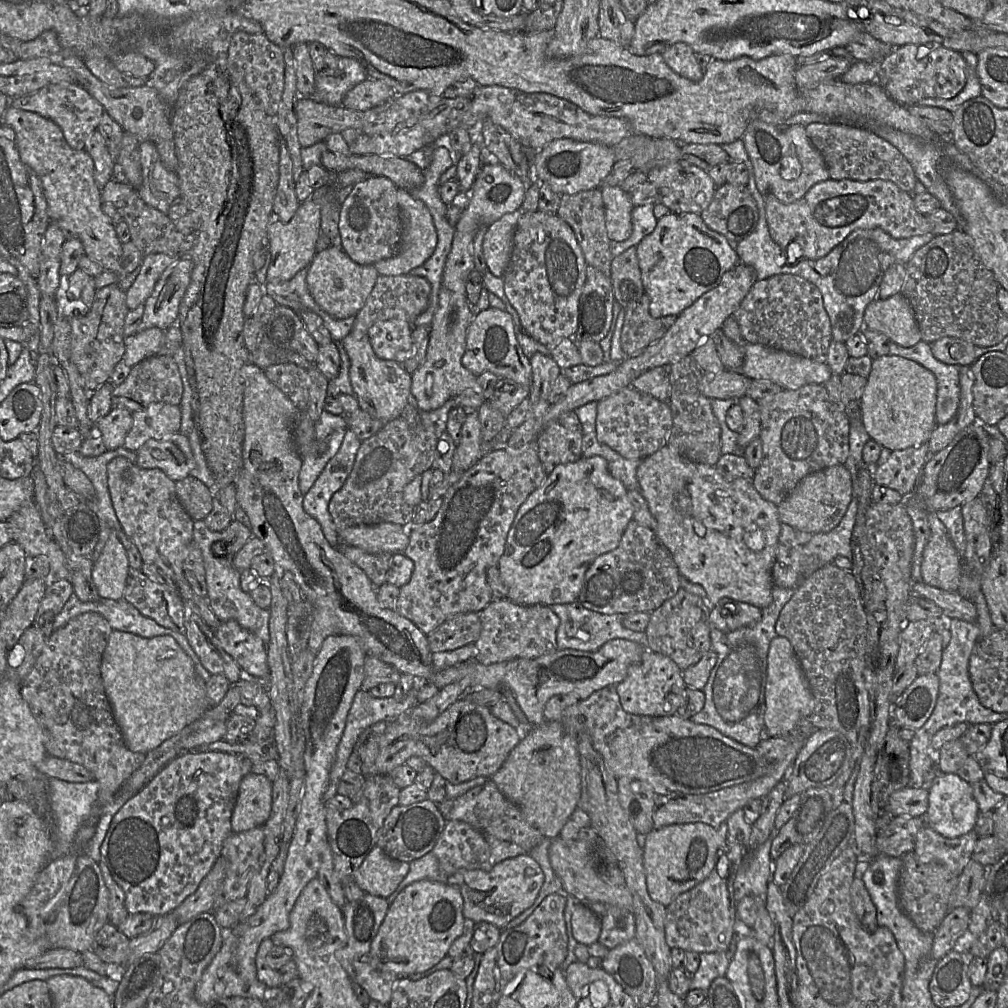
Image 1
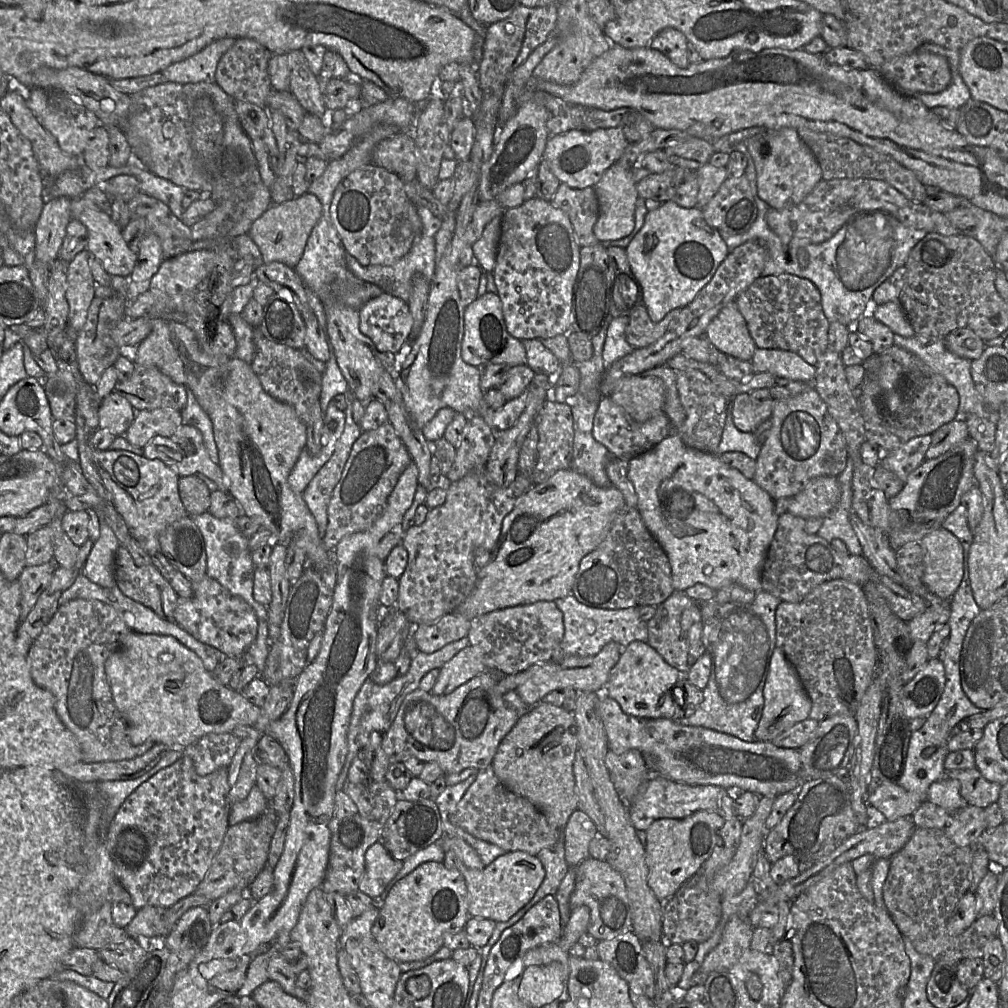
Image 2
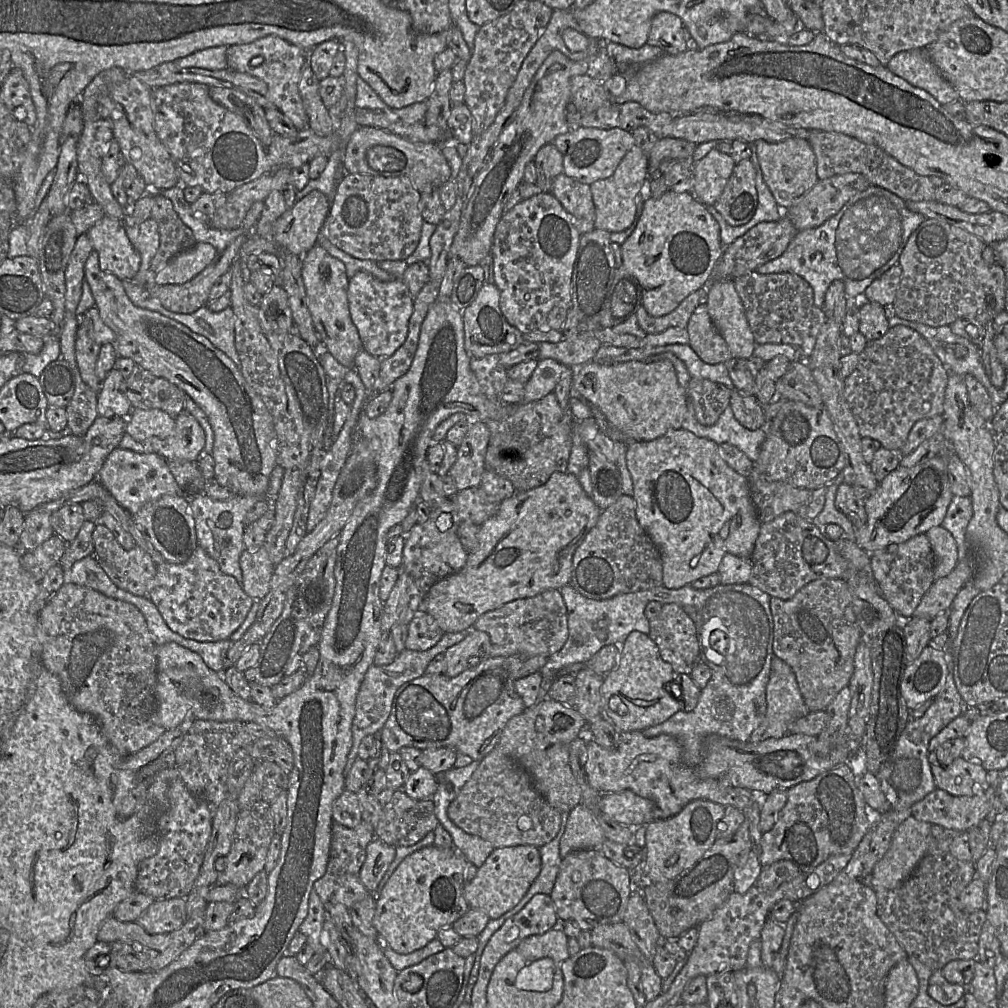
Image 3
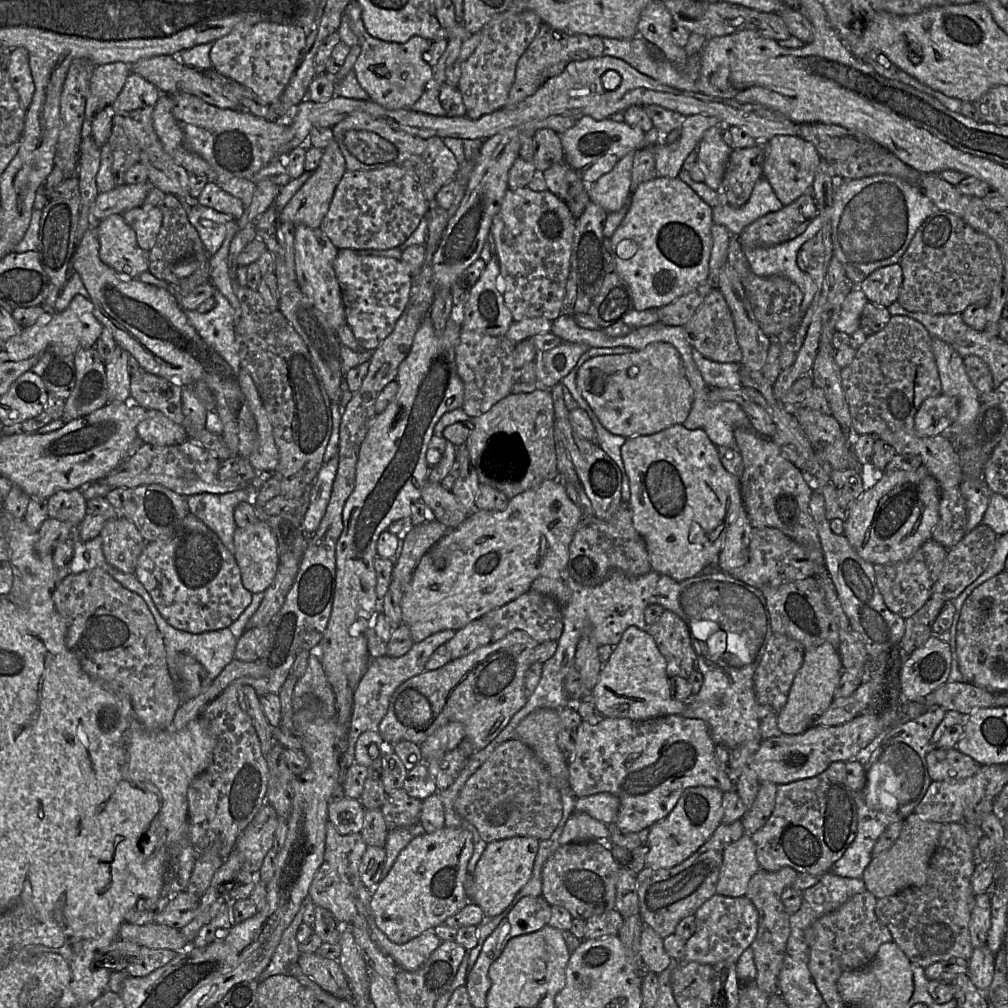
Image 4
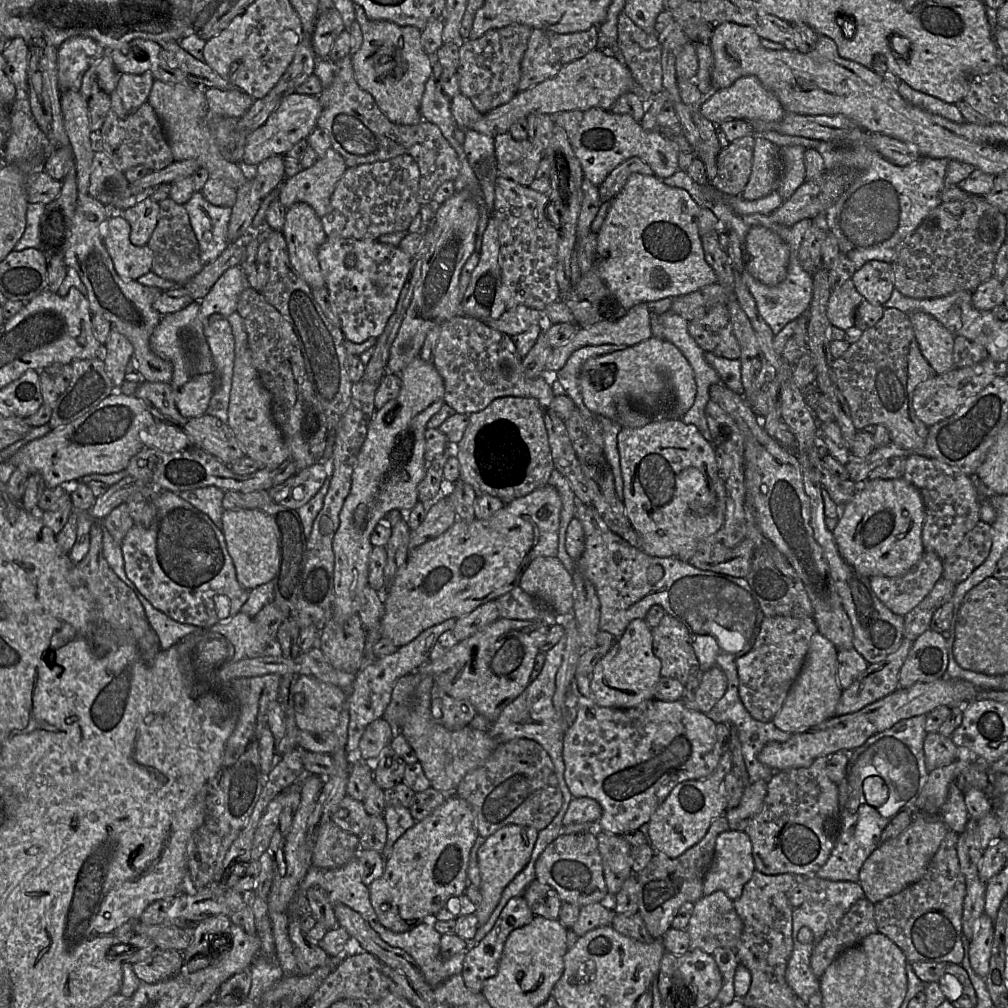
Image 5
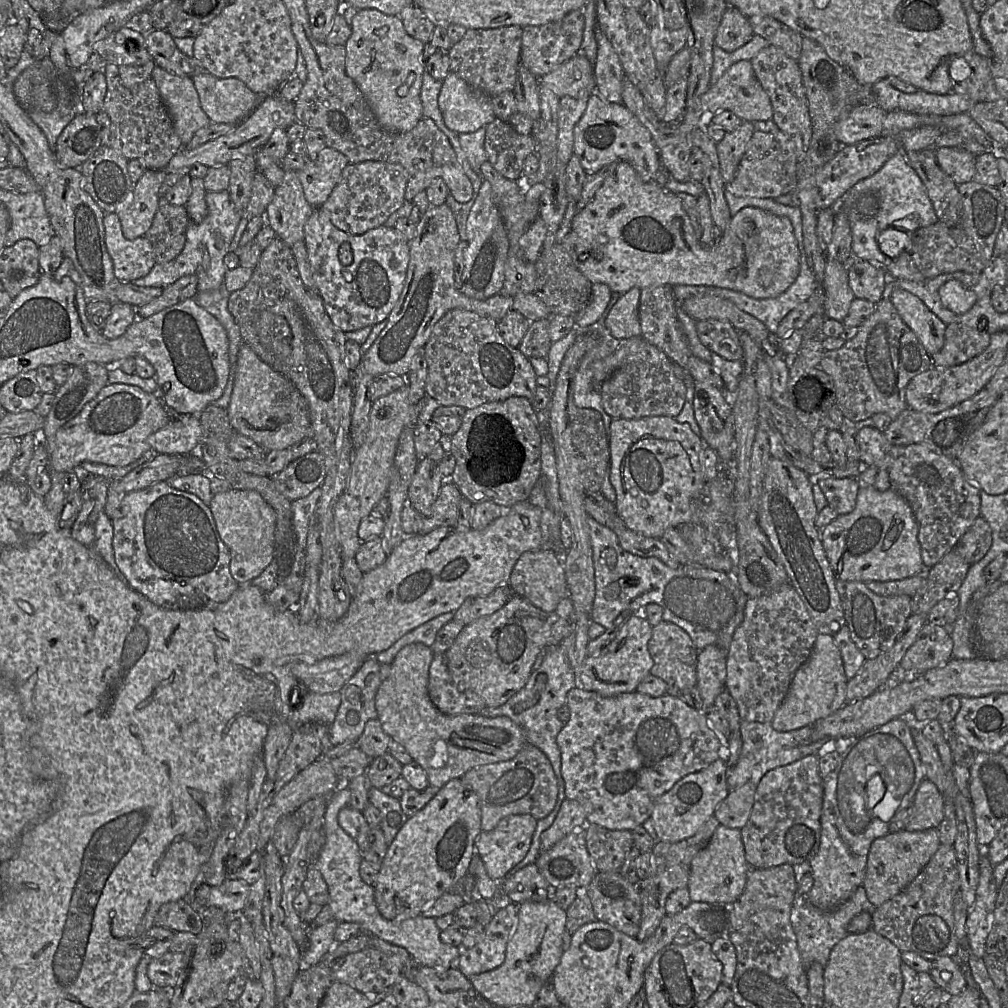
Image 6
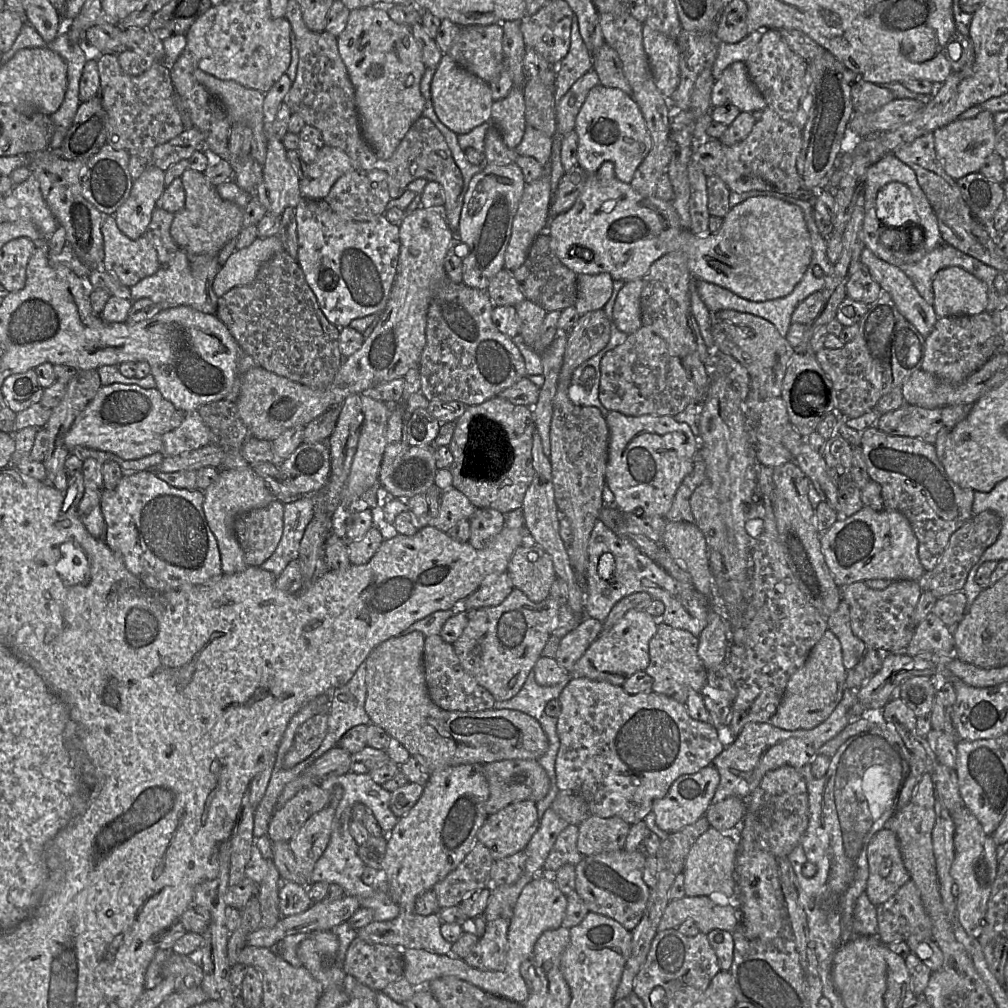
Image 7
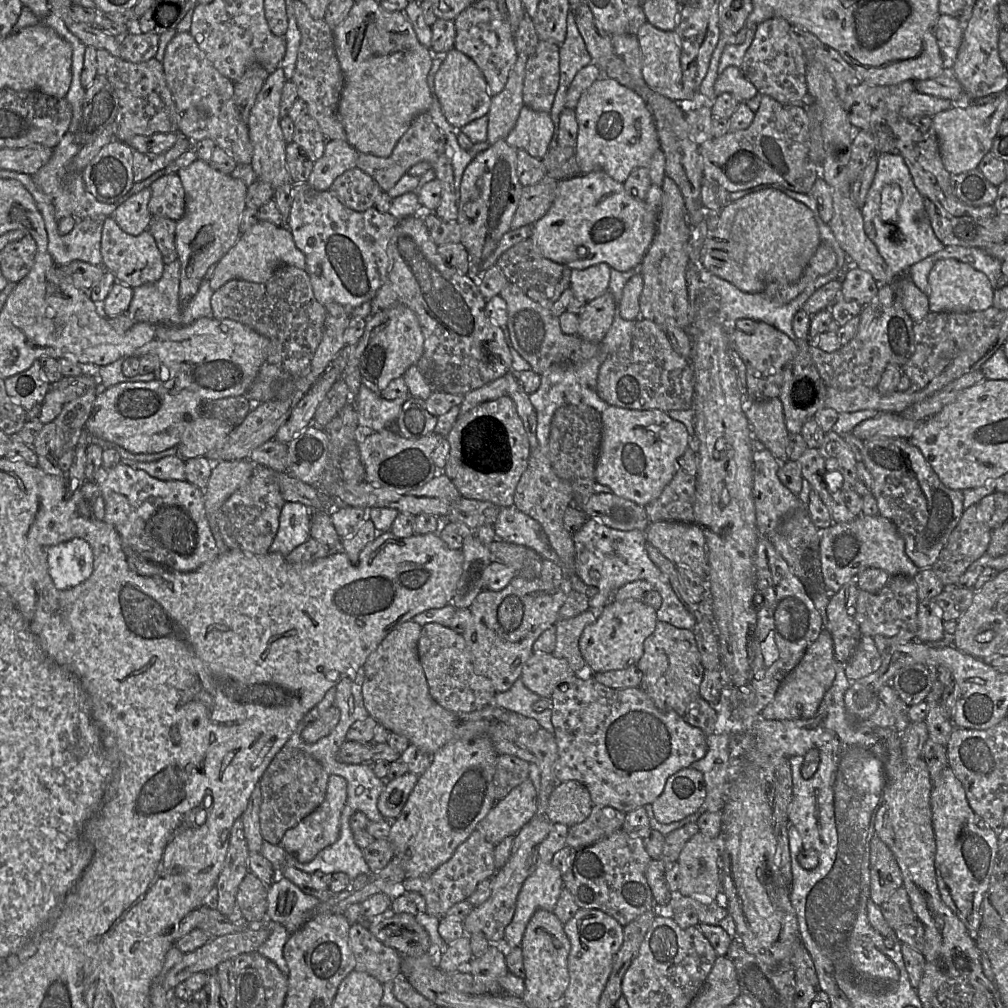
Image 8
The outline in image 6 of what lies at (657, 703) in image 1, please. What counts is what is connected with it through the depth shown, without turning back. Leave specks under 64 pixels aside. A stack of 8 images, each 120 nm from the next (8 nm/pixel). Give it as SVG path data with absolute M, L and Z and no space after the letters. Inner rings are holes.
M642 613L629 614L617 628L611 643L600 654L587 656L583 661L578 674L578 686L603 697L636 692L637 685L644 677L650 675L653 666L653 659L648 650L652 628ZM709 645L698 652L696 687L704 710L714 706L716 697L726 689L726 659L728 652L716 645Z

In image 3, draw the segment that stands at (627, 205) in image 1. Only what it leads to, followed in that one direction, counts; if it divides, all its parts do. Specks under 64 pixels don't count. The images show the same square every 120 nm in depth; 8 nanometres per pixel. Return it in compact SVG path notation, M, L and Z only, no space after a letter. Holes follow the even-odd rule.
M634 145L622 158L614 173L605 179L590 184L595 206L594 227L612 232L622 232L629 228L636 215L636 197L648 178L648 157Z

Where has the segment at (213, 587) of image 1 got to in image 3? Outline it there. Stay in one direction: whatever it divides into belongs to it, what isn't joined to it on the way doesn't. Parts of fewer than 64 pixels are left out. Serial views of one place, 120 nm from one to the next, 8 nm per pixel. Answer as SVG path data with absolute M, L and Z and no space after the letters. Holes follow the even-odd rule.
M204 494L189 498L191 515L195 521L198 546L216 560L224 574L234 577L241 585L242 570L239 560L241 553L246 549L243 542L244 529L247 525L245 516L259 498L256 496L234 495L229 500L218 501ZM226 512L232 514L232 524L230 527L223 529L218 526L218 522L220 515Z

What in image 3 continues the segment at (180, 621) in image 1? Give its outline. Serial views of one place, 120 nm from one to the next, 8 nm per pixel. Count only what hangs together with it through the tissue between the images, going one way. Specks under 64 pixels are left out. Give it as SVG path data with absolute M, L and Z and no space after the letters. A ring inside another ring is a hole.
M102 523L96 525L93 541L94 555L113 583L120 589L136 596L148 597L150 590L154 587L157 572L157 565L153 562L151 556L138 545L130 550L124 549L110 529Z

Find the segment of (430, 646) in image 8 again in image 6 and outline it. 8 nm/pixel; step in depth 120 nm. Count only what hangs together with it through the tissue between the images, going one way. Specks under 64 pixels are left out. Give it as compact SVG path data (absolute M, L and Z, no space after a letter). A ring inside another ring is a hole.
M434 654L429 668L428 694L433 705L448 716L461 714L480 714L486 708L484 701L471 690L460 690L449 672L446 655Z

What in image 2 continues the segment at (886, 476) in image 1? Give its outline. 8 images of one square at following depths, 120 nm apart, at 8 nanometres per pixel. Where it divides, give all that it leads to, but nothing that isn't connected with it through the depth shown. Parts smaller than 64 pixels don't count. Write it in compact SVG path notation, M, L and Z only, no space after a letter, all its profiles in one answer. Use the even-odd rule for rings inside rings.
M926 434L908 440L899 448L885 453L879 464L904 483L908 475L925 460L931 437L931 434Z

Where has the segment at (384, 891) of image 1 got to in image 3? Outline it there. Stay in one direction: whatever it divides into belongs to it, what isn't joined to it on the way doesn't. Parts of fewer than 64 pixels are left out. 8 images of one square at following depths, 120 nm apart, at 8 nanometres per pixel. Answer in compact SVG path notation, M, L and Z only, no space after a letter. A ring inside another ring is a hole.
M378 838L366 848L366 858L360 870L360 880L369 892L375 892L389 865L395 858L396 848Z

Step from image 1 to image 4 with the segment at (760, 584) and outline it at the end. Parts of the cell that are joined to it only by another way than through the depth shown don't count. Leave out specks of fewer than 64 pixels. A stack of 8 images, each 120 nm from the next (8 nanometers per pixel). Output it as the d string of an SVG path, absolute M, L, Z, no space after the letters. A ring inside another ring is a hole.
M676 424L655 434L626 439L621 447L621 454L626 472L629 476L631 490L629 504L632 510L633 524L646 542L652 569L657 573L668 575L677 581L683 581L699 575L709 564L718 564L719 554L722 550L727 530L730 524L739 516L739 512L744 507L744 504L740 479L730 474L724 468L719 457L718 447L711 442L706 432L702 429L689 430L682 424Z

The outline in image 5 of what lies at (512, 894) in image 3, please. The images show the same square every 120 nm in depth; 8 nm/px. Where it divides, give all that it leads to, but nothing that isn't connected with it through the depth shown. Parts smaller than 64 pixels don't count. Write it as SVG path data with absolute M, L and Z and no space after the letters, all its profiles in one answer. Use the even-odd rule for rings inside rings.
M511 824L487 837L480 845L477 851L477 861L481 877L479 891L482 901L476 910L478 927L488 921L505 887L528 864L537 836L538 830L533 827Z

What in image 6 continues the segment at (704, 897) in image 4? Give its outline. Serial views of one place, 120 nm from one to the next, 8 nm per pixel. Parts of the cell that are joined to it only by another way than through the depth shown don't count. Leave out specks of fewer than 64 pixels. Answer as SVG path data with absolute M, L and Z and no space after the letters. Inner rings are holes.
M711 817L693 836L687 839L675 843L656 840L651 850L651 874L639 883L641 919L639 932L636 936L638 941L649 938L659 926L662 918L666 915L665 903L668 896L677 889L687 888L692 859L707 846L719 825L719 821L715 817Z

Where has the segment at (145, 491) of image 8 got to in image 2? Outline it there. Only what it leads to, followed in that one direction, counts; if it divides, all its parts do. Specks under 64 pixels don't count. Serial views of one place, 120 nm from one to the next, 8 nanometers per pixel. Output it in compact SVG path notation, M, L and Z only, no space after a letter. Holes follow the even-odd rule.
M208 575L198 582L192 582L192 589L192 597L178 597L172 621L196 640L216 648L224 656L242 658L258 632L258 619L251 606Z

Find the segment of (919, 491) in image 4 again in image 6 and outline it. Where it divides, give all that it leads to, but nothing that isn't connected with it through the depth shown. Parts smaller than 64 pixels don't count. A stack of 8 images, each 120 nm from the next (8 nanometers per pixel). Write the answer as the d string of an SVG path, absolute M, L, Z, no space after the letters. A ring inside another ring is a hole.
M861 487L854 510L822 529L821 540L836 579L864 583L901 580L925 570L918 531L910 505L896 491Z

